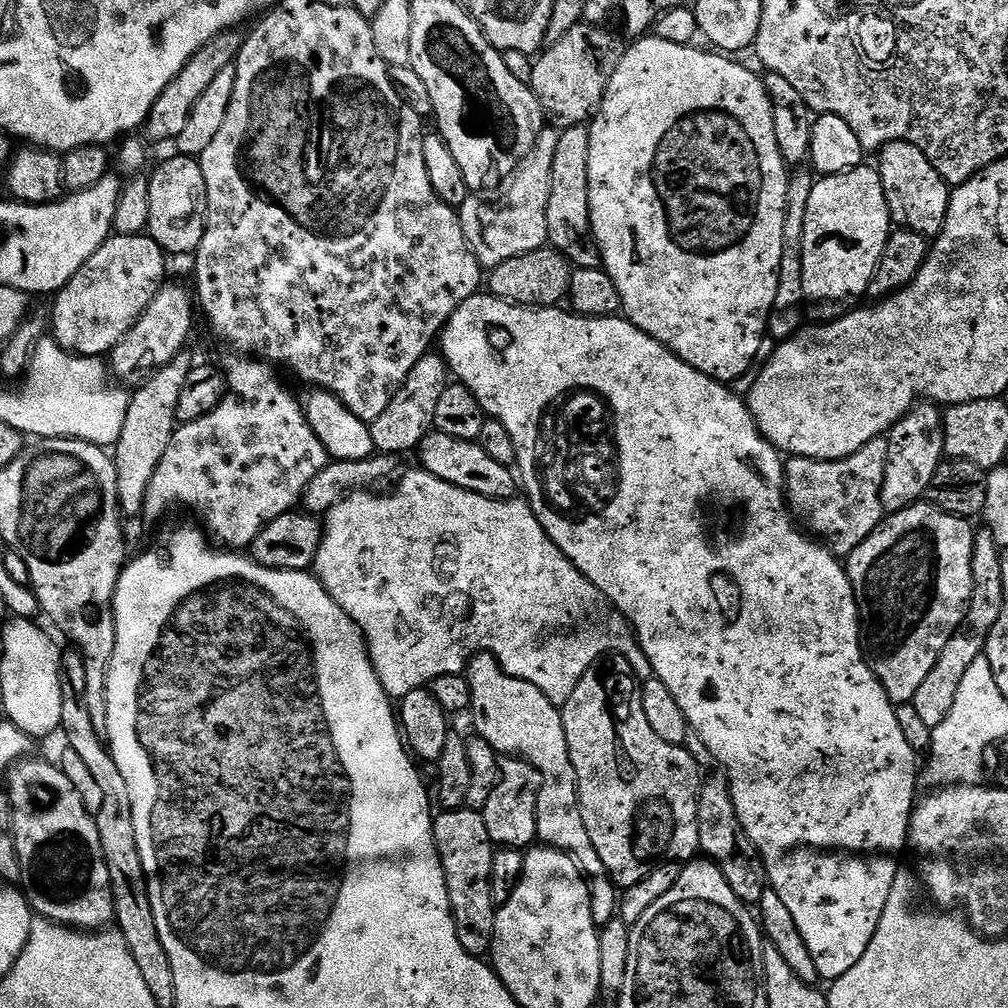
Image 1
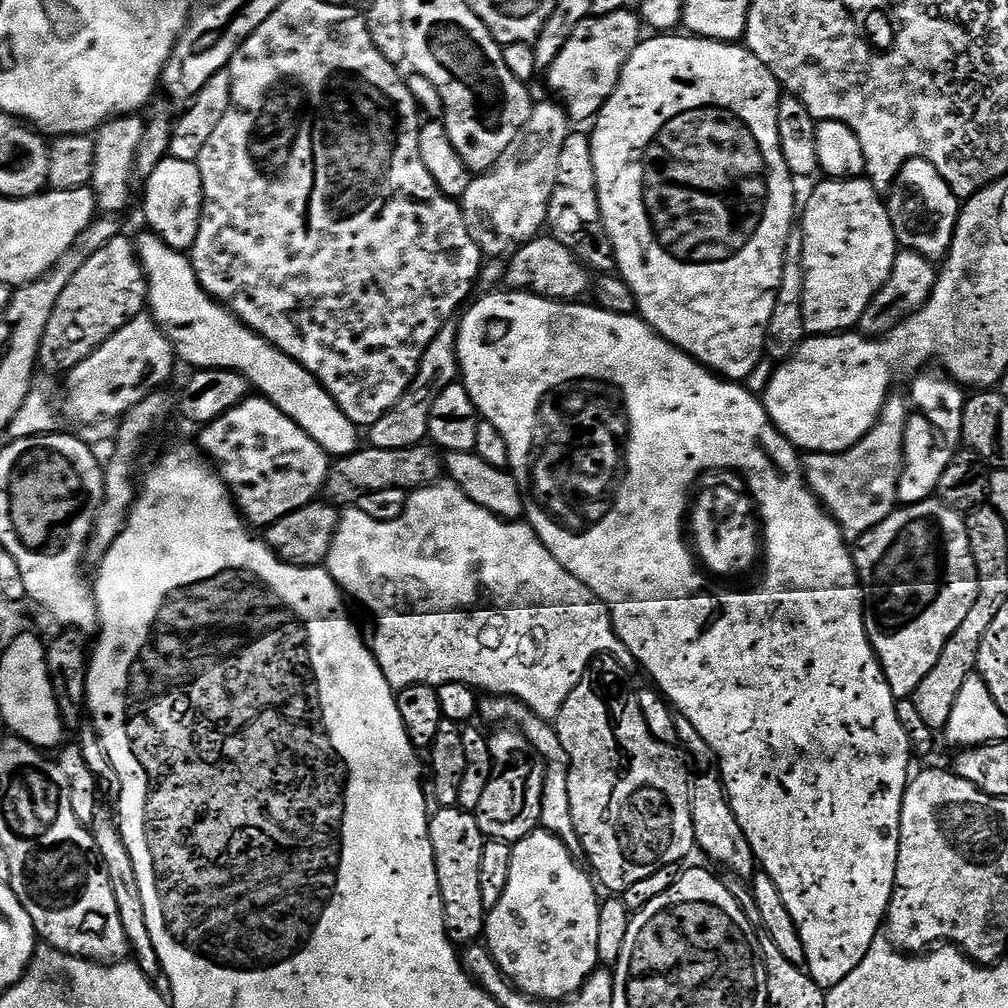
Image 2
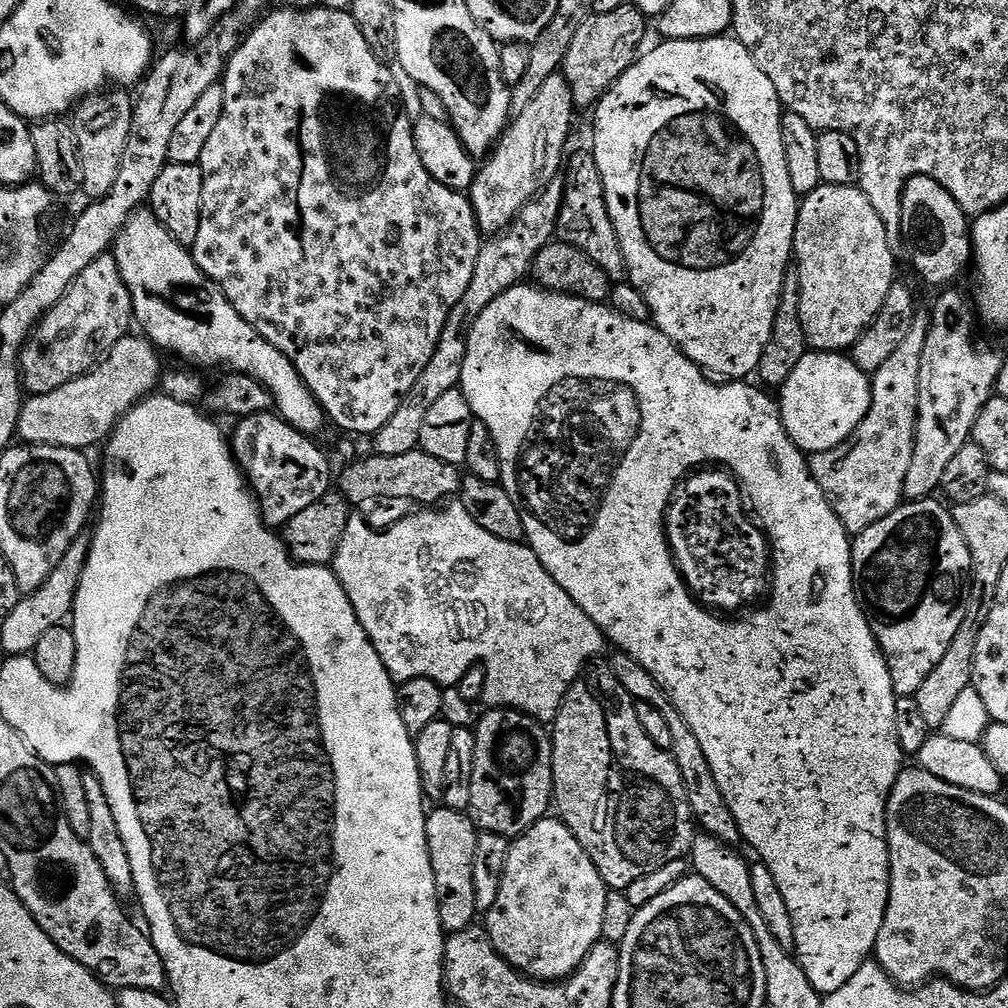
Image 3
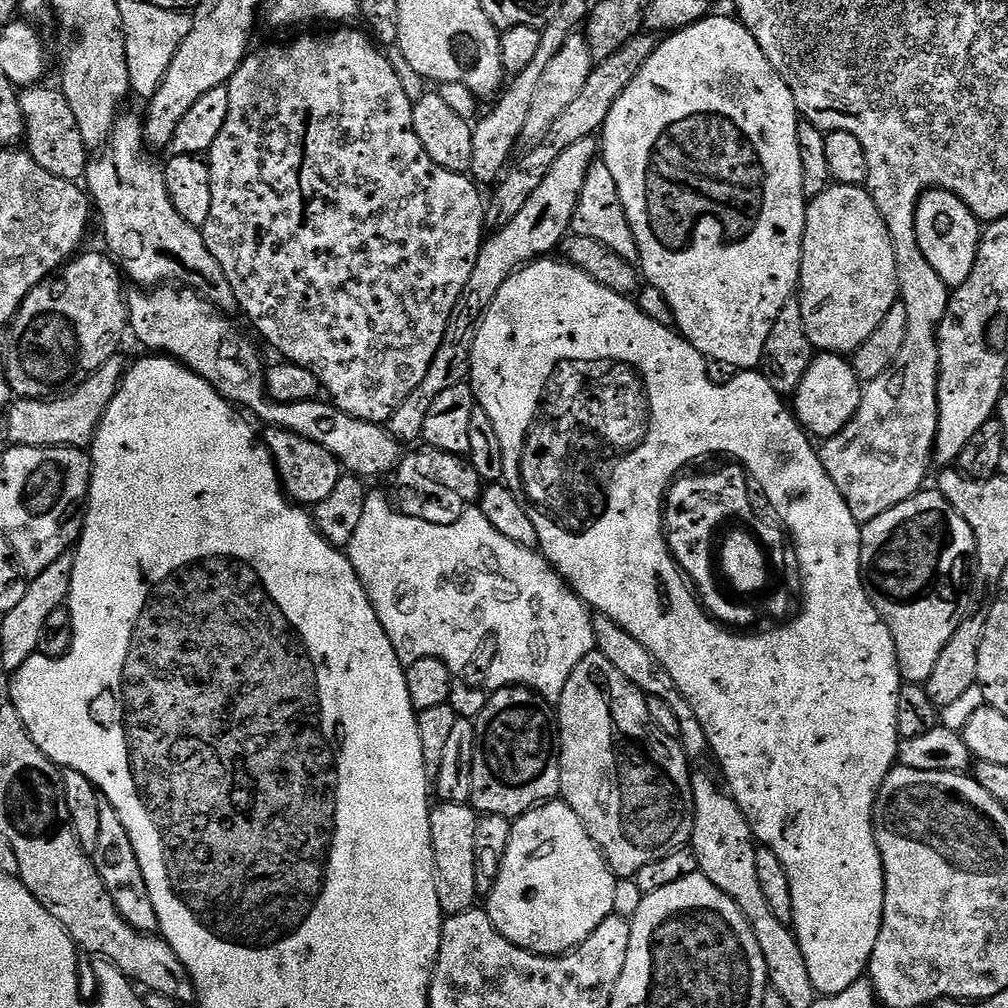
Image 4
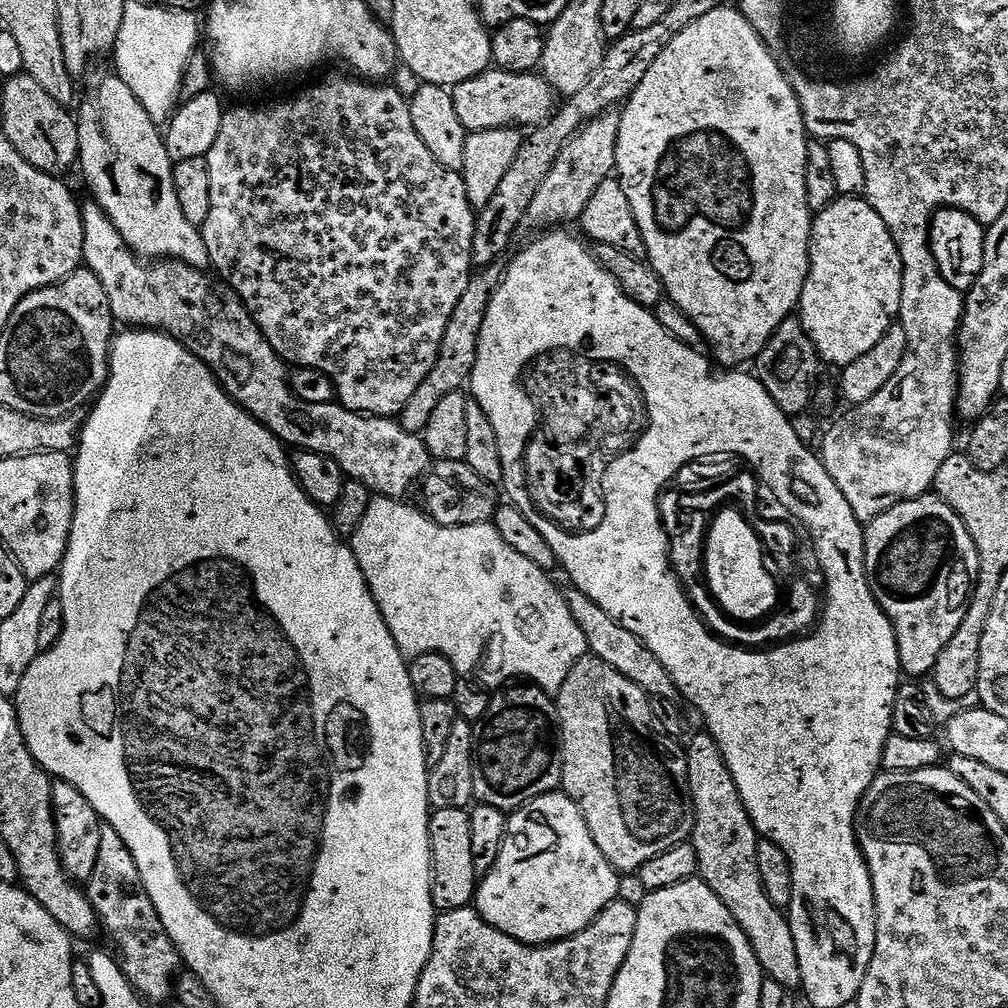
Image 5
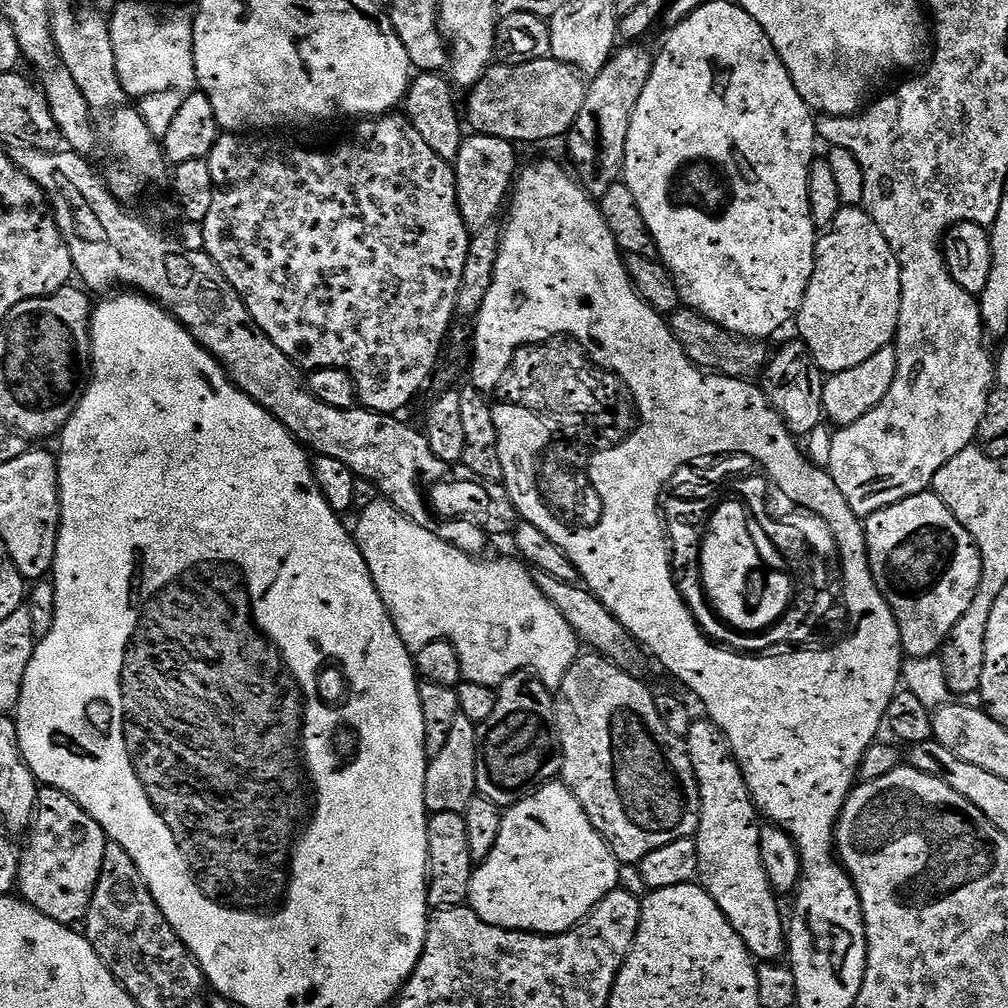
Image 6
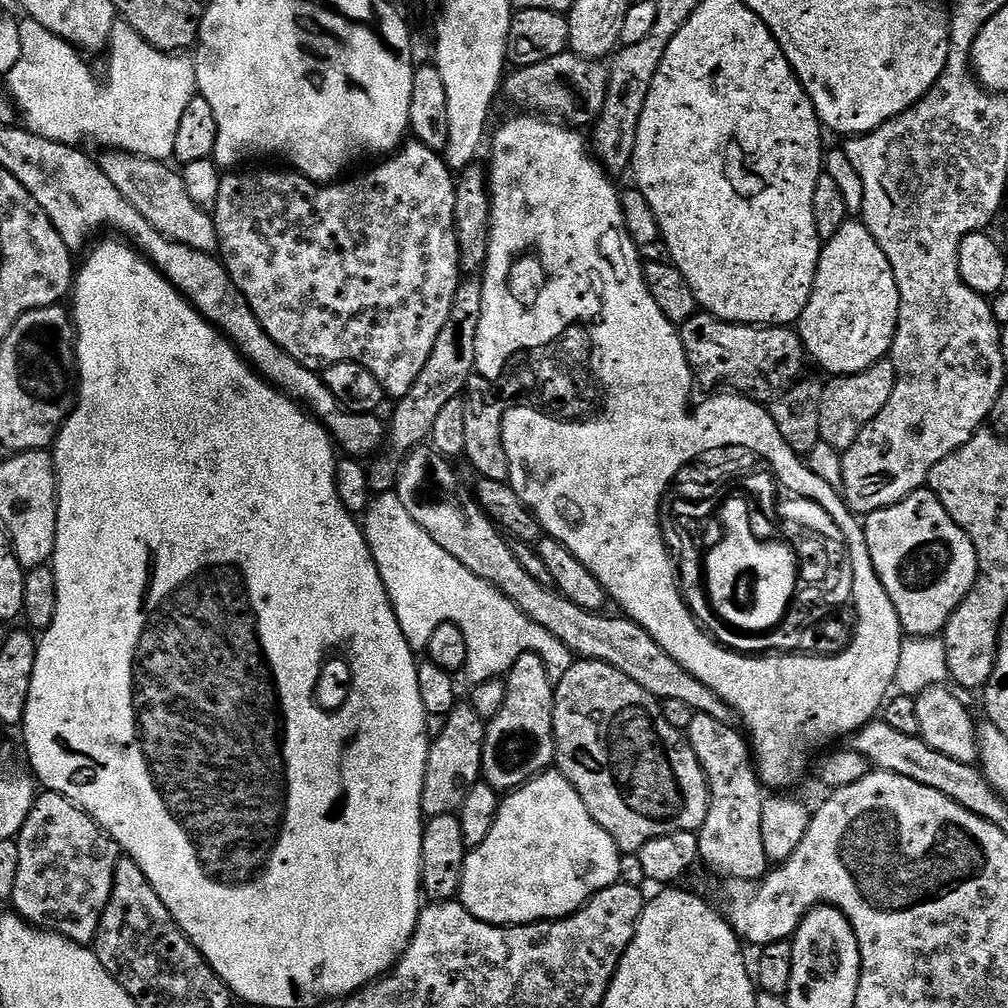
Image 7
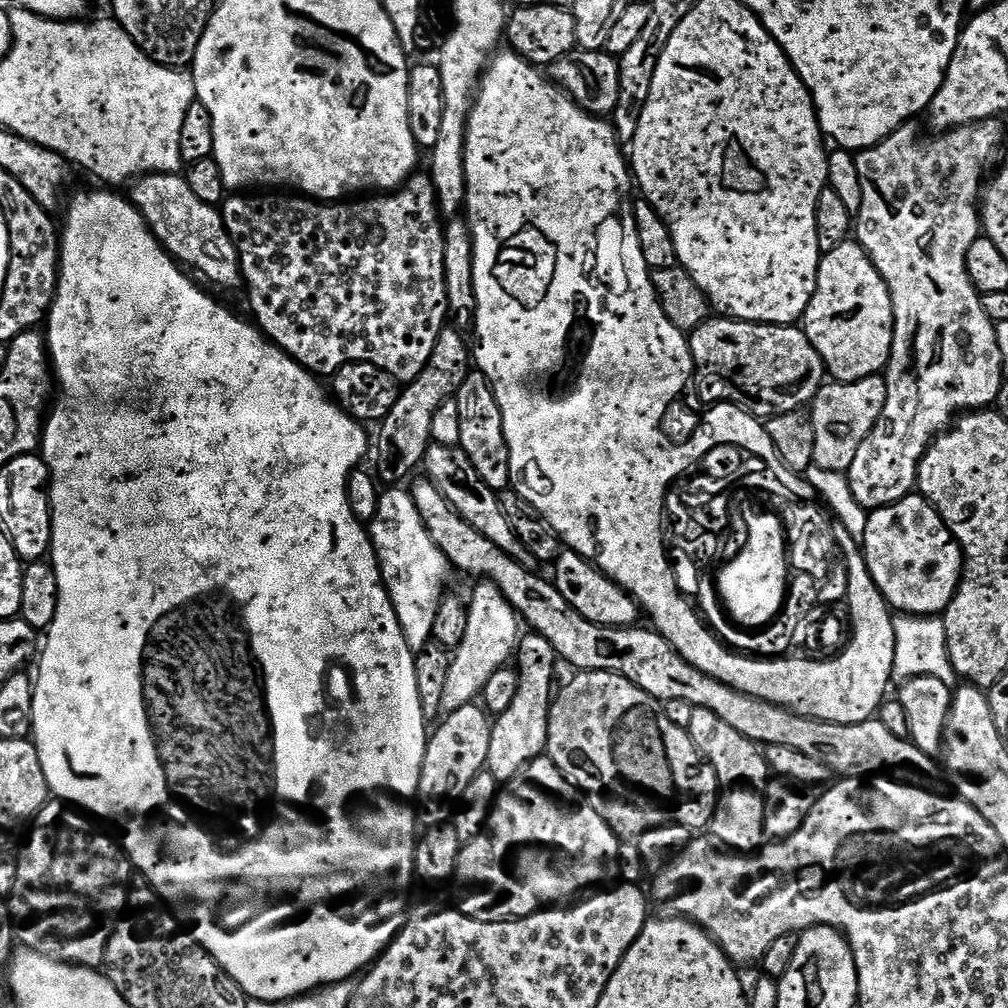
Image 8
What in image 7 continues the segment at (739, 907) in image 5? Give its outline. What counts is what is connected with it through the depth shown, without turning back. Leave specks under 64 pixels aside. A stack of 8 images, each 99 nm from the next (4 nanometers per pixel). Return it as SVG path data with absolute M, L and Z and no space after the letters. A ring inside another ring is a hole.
M696 714L686 735L708 777L708 813L698 833L700 860L729 876L732 882L763 880L770 868L766 850L762 850L762 806L766 792L760 783L754 753L745 733L739 727Z

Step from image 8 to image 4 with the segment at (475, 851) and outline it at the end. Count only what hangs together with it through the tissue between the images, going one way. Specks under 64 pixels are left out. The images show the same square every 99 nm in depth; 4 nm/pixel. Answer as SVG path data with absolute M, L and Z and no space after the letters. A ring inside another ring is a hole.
M549 802L515 817L506 850L499 857L500 873L492 884L486 911L490 922L514 946L536 956L563 956L580 947L607 916L618 908L618 880L604 858L600 847L592 841L586 826L563 802Z

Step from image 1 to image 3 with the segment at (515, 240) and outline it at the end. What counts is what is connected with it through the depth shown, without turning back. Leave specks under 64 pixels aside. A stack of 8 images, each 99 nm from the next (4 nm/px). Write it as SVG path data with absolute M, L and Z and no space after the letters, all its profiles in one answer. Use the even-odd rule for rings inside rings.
M557 74L546 78L546 82L542 82L542 86L538 86L535 94L528 97L521 108L524 109L521 110L520 117L518 117L518 112L515 119L509 123L504 135L500 137L495 145L494 151L483 161L482 167L477 171L470 189L470 199L472 209L476 214L476 222L480 226L481 233L484 234L499 234L503 232L504 229L513 224L516 220L516 215L551 180L557 179L561 175L560 167L564 164L564 147L567 146L568 135L572 132L572 112L574 113L572 85L568 83L568 77L563 74Z

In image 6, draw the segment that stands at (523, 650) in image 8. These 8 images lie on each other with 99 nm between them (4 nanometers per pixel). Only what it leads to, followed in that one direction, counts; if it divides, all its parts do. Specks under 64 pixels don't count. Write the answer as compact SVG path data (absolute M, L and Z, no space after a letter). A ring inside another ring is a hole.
M531 671L515 672L495 689L496 701L484 721L479 721L476 737L476 790L490 802L511 806L532 795L537 788L553 783L561 775L564 752L560 749L560 731L556 721L553 693Z

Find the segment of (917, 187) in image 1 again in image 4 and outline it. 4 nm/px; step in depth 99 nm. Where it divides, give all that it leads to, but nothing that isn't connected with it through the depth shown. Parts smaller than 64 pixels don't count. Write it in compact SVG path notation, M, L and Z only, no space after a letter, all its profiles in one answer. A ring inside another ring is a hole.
M933 190L921 196L916 207L916 237L918 246L926 258L931 275L942 278L942 282L954 290L970 278L970 270L974 270L974 258L978 254L978 246L982 235L981 221L952 192Z

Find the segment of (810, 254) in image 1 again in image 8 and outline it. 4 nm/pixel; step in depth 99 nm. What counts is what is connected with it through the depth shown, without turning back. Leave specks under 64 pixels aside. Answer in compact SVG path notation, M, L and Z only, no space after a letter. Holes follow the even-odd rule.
M849 238L834 246L820 257L816 293L810 298L810 306L804 311L802 327L806 338L818 350L824 360L827 375L833 381L845 384L858 382L862 378L881 375L887 369L892 353L892 331L894 330L894 310L892 295L874 262L866 250L855 239Z

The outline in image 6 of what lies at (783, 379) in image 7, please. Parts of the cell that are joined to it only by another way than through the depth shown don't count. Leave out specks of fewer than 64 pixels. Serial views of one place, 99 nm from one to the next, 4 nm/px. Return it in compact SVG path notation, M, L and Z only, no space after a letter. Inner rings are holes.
M681 306L671 313L670 327L678 346L682 346L690 362L694 362L709 373L751 381L756 378L752 376L759 377L768 367L770 352L764 349L763 343L738 338L733 332L728 332L722 326L710 322L710 318L690 307Z

